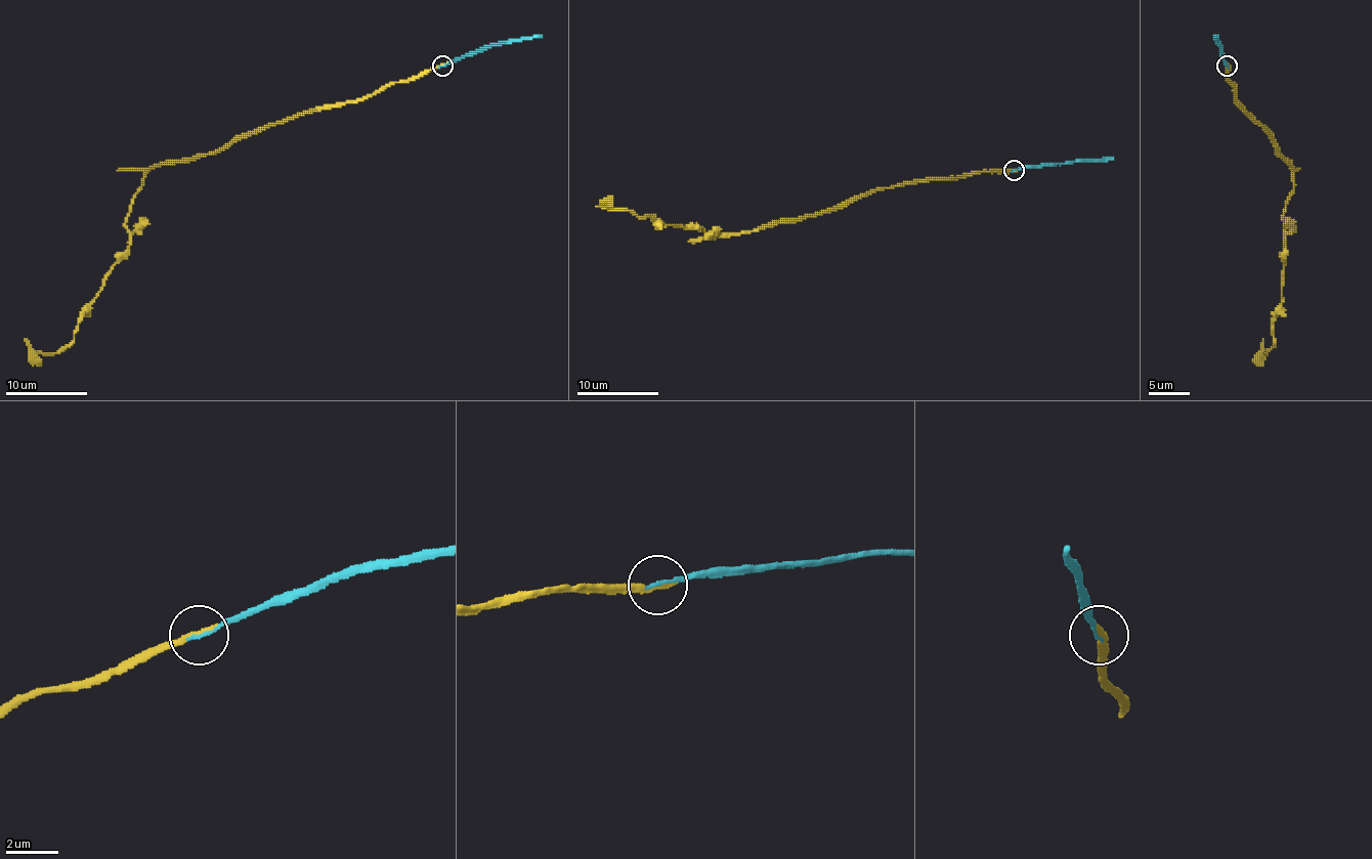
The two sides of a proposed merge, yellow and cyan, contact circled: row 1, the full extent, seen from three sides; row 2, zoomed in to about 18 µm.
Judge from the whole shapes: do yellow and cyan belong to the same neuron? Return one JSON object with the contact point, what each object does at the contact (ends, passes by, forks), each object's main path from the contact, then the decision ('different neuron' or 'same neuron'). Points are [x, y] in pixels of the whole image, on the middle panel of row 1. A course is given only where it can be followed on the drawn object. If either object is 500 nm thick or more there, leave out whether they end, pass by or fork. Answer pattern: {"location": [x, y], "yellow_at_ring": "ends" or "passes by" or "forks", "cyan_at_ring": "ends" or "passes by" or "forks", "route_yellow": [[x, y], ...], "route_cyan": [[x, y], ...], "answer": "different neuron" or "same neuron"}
{"location": [1014, 170], "yellow_at_ring": "ends", "cyan_at_ring": "ends", "route_yellow": [[1015, 169], [882, 187], [805, 217], [721, 238], [711, 238], [700, 227], [661, 225], [627, 209], [596, 207]], "route_cyan": [[1015, 169], [1113, 157]], "answer": "same neuron"}

